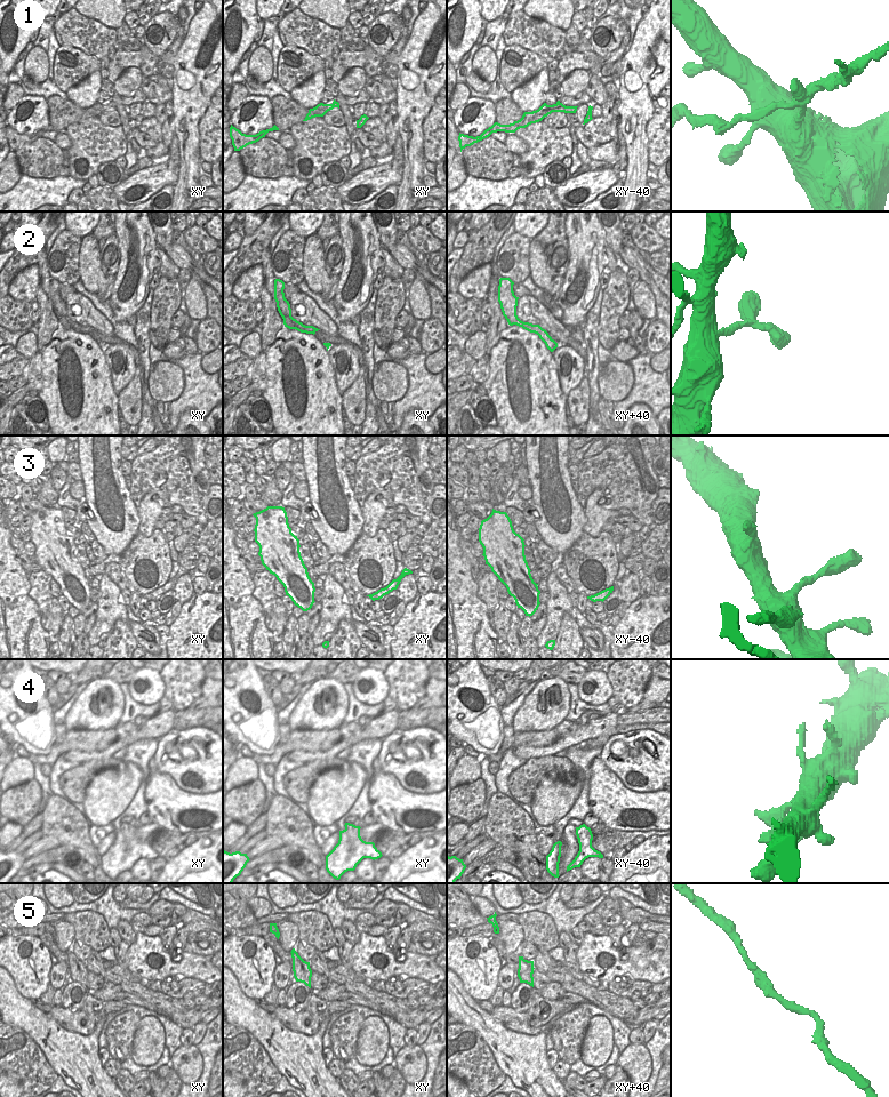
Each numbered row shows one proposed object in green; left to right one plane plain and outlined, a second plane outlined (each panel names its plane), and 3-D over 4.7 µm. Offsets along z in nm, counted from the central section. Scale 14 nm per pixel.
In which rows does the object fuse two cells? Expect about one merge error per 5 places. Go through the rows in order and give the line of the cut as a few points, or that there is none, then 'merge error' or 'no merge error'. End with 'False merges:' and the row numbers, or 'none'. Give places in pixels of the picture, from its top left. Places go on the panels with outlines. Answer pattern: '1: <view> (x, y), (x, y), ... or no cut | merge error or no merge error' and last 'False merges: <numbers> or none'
1: xy (359, 119), (365, 121) | merge error
2: no cut | no merge error
3: no cut | no merge error
4: xy (349, 823), (345, 825) | merge error
5: no cut | no merge error
False merges: 1, 4

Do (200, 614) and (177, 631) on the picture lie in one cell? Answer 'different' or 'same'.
same

